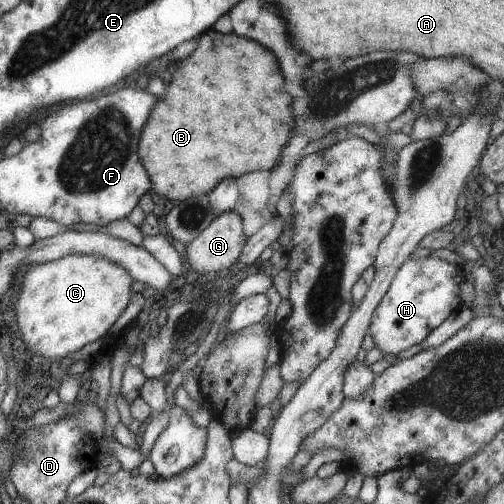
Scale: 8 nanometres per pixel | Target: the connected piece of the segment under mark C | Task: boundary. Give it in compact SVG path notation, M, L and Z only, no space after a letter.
M67 255L46 263L30 263L24 274L24 283L16 301L16 334L22 338L26 349L41 364L63 361L73 352L97 339L105 338L112 324L128 307L131 298L130 285L134 281L118 264L95 255Z

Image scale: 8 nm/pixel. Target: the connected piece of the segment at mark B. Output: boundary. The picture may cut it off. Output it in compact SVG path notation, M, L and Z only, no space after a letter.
M210 29L200 35L200 43L198 48L190 55L190 58L186 60L188 64L180 64L176 68L176 72L172 74L172 80L166 88L166 96L162 96L154 106L152 106L152 112L150 112L150 118L148 118L148 124L144 124L142 132L140 132L140 144L138 144L137 156L140 163L146 168L148 176L150 176L151 190L150 193L160 200L166 201L184 201L192 196L208 194L212 191L217 183L224 176L230 176L230 179L238 179L243 174L247 174L253 171L270 171L279 161L281 157L281 150L287 146L288 138L290 138L290 130L292 130L292 112L290 112L290 102L292 102L292 96L286 94L284 90L284 80L280 76L280 68L278 68L278 62L274 58L274 54L266 49L262 44L259 44L253 39L243 38L232 33L220 33Z

